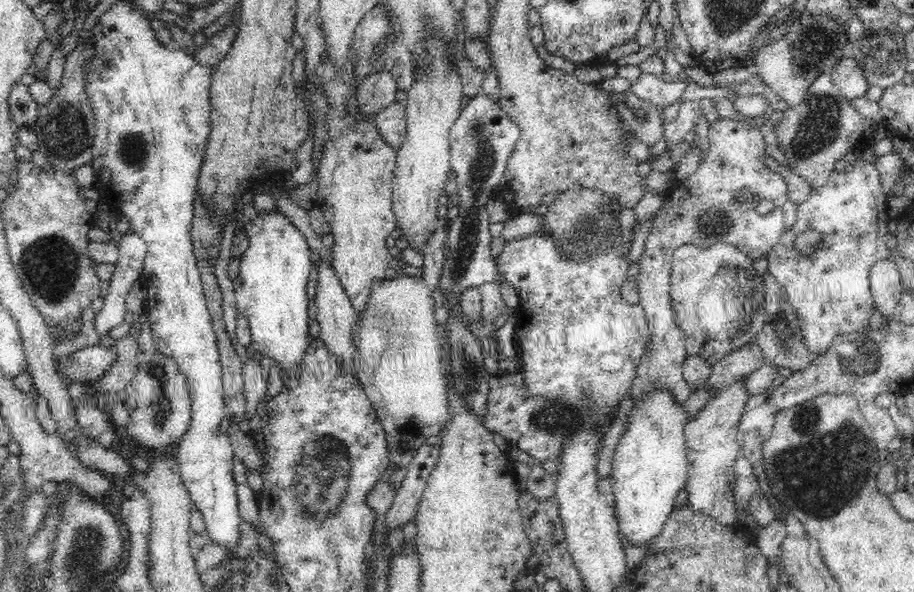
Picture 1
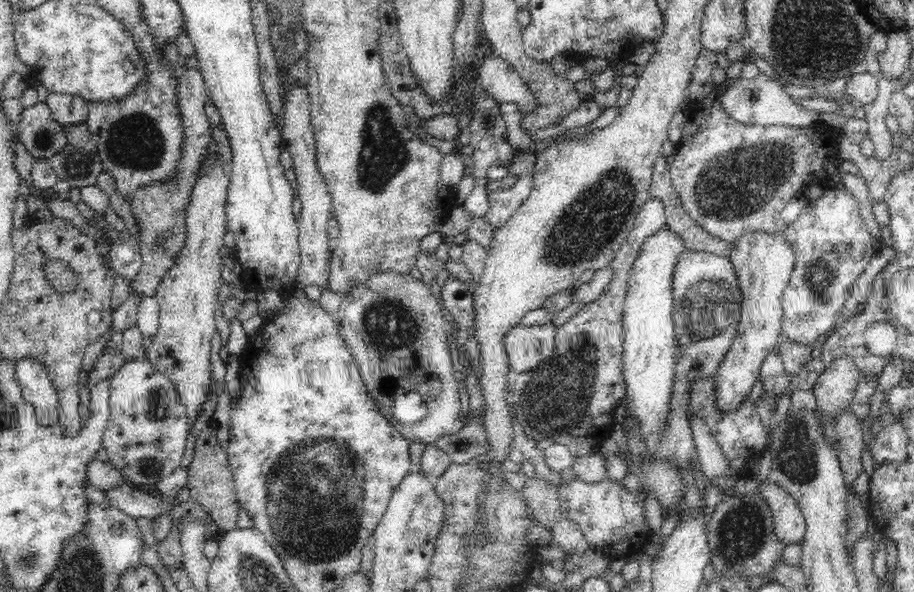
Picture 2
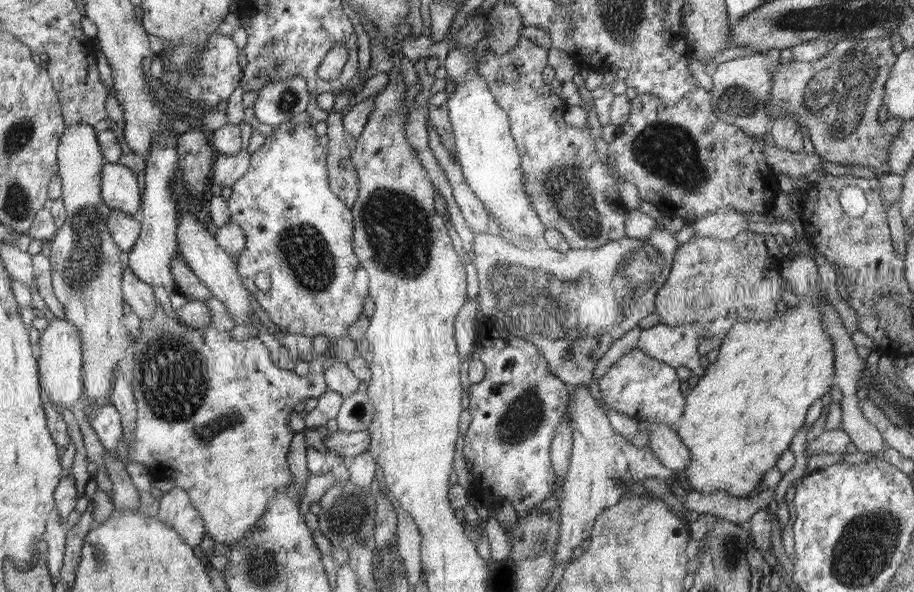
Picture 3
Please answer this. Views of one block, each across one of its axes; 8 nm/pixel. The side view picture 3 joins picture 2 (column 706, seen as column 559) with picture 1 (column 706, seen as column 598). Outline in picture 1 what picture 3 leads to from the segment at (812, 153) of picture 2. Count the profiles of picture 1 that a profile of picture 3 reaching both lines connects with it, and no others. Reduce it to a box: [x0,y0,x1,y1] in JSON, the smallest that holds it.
[632,120,789,401]

